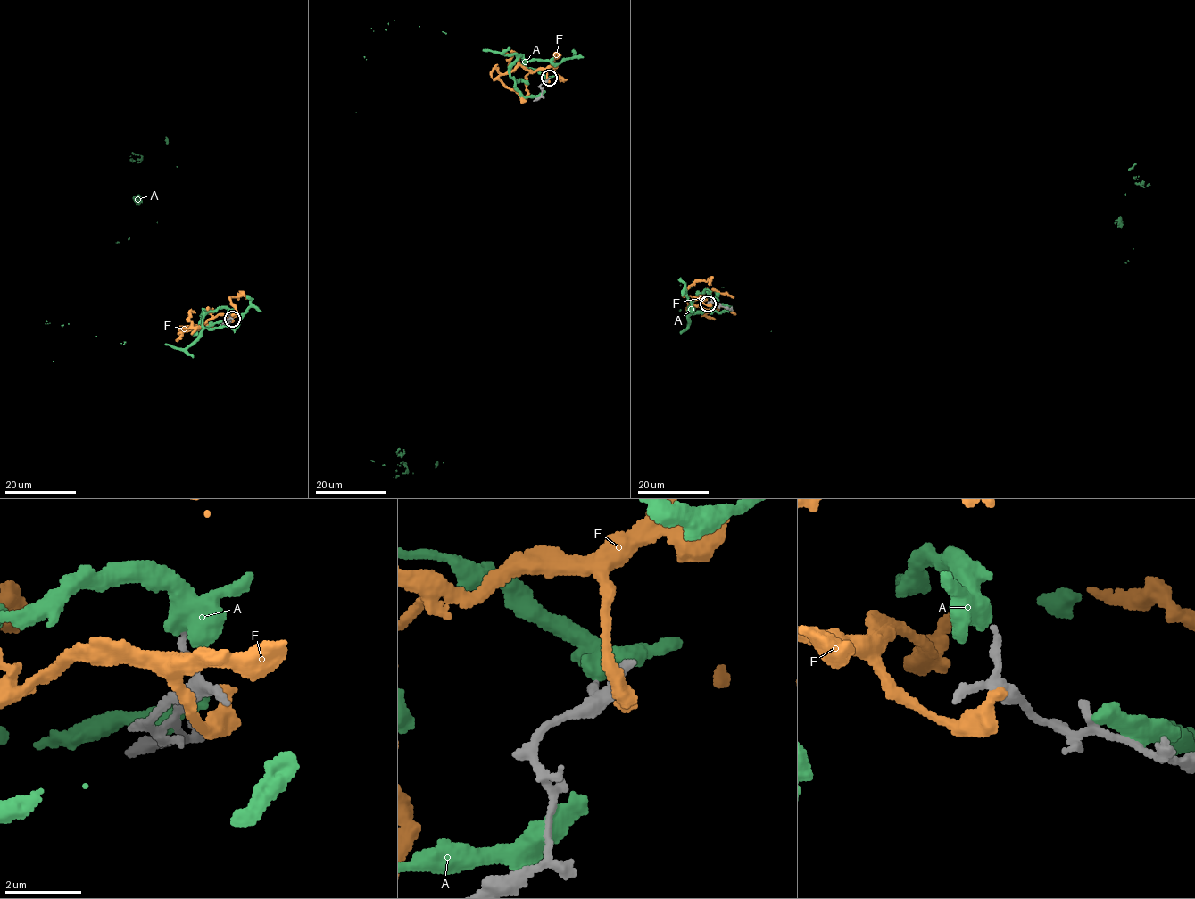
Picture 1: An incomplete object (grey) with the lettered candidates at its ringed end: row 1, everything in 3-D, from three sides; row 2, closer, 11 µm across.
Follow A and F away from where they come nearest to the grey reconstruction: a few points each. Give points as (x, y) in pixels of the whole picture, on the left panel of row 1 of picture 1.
A: (228, 312), (209, 311), (202, 334), (185, 348), (120, 343), (45, 323), (53, 361), (138, 158), (130, 156)
F: (231, 318), (230, 321), (225, 316), (216, 314), (196, 329), (184, 329), (192, 325), (207, 324), (215, 328)

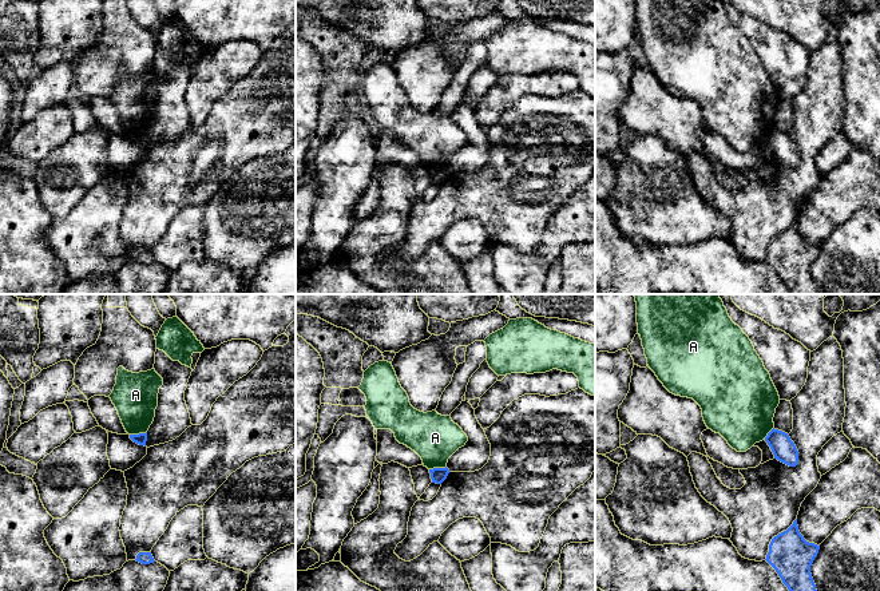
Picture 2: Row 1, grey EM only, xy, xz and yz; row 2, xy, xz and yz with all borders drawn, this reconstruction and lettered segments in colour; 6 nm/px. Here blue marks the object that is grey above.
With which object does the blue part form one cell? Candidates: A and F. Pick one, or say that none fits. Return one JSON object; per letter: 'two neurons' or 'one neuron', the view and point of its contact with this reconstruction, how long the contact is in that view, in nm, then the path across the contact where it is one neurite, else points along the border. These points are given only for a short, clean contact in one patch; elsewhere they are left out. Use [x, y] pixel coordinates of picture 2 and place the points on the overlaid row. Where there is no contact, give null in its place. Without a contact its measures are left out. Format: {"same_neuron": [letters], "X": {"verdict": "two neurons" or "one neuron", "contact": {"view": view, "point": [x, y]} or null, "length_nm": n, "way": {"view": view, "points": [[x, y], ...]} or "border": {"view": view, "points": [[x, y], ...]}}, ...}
{"same_neuron": [], "A": {"verdict": "two neurons", "contact": {"view": "xy", "point": [138, 435]}, "length_nm": 110, "border": {"view": "xy", "points": [[146, 431], [130, 435]]}}, "F": {"verdict": "two neurons", "contact": null}}

